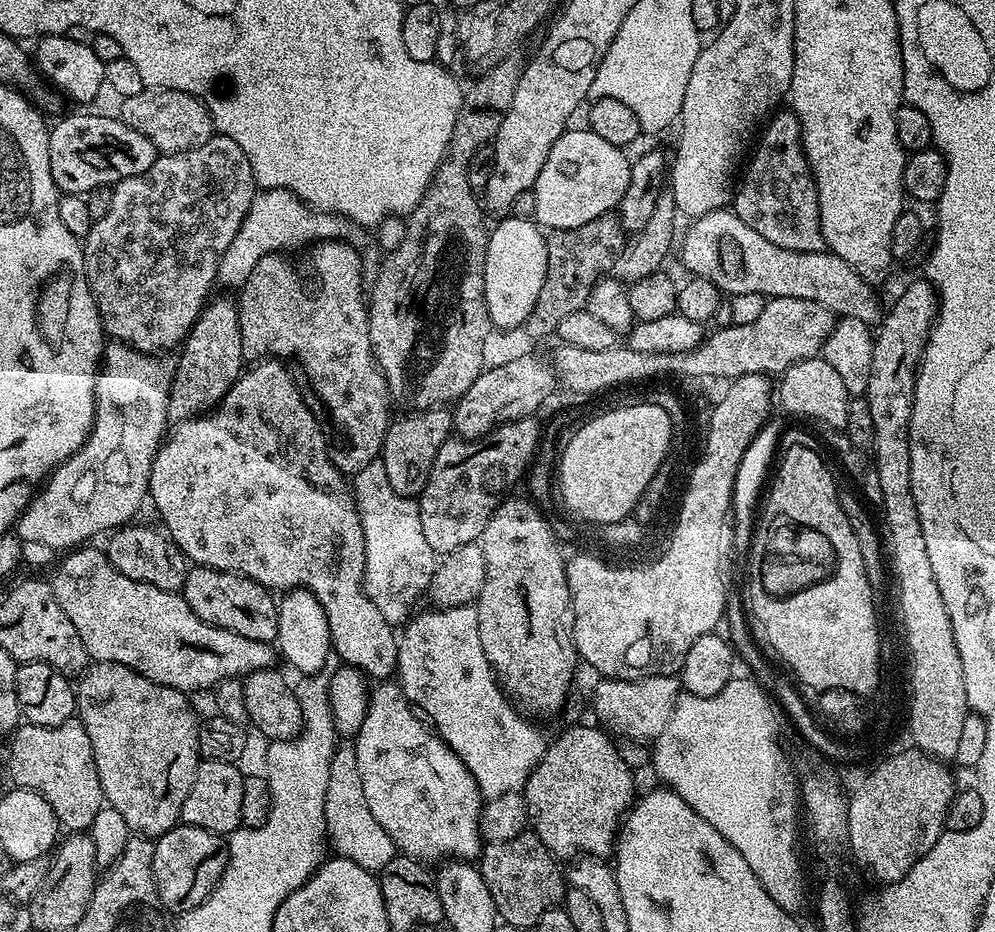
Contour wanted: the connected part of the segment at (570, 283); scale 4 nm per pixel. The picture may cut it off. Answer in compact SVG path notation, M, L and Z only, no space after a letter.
M612 214L594 218L594 222L586 222L586 226L557 228L551 234L553 236L547 237L546 278L526 325L530 334L537 338L551 337L562 318L587 309L590 290L594 290L596 283L611 269L608 267L621 259L626 248L626 233L619 219Z

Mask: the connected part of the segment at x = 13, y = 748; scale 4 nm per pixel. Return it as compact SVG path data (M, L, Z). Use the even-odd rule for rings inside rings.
M73 718L62 722L62 726L38 726L37 724L24 722L11 733L10 741L11 740L12 745L8 748L8 776L12 779L11 783L15 785L15 787L29 788L38 794L42 794L42 798L46 798L46 802L50 802L50 806L56 815L56 821L60 823L61 829L67 830L69 833L88 832L92 827L94 818L98 818L98 814L106 807L106 801L102 786L98 782L98 770L94 766L94 750L90 746L90 734L86 734L84 725L80 723L79 719Z

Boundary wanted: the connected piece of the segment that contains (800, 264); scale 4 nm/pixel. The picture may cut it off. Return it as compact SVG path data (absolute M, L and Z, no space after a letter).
M727 207L705 216L697 216L689 224L692 225L685 230L684 237L681 235L678 240L685 273L714 282L721 293L729 297L758 294L765 298L806 298L810 302L826 306L837 317L858 318L869 326L881 323L882 307L880 308L880 300L872 289L875 287L832 252L782 250L782 246L766 242L762 234L746 226L736 211Z

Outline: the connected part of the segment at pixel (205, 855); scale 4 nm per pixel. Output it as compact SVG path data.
M179 823L169 832L163 832L155 841L154 850L154 886L158 890L158 898L162 898L162 906L166 906L173 914L183 914L194 910L216 888L228 865L228 846L225 837L218 836L210 830L202 830L198 826Z

